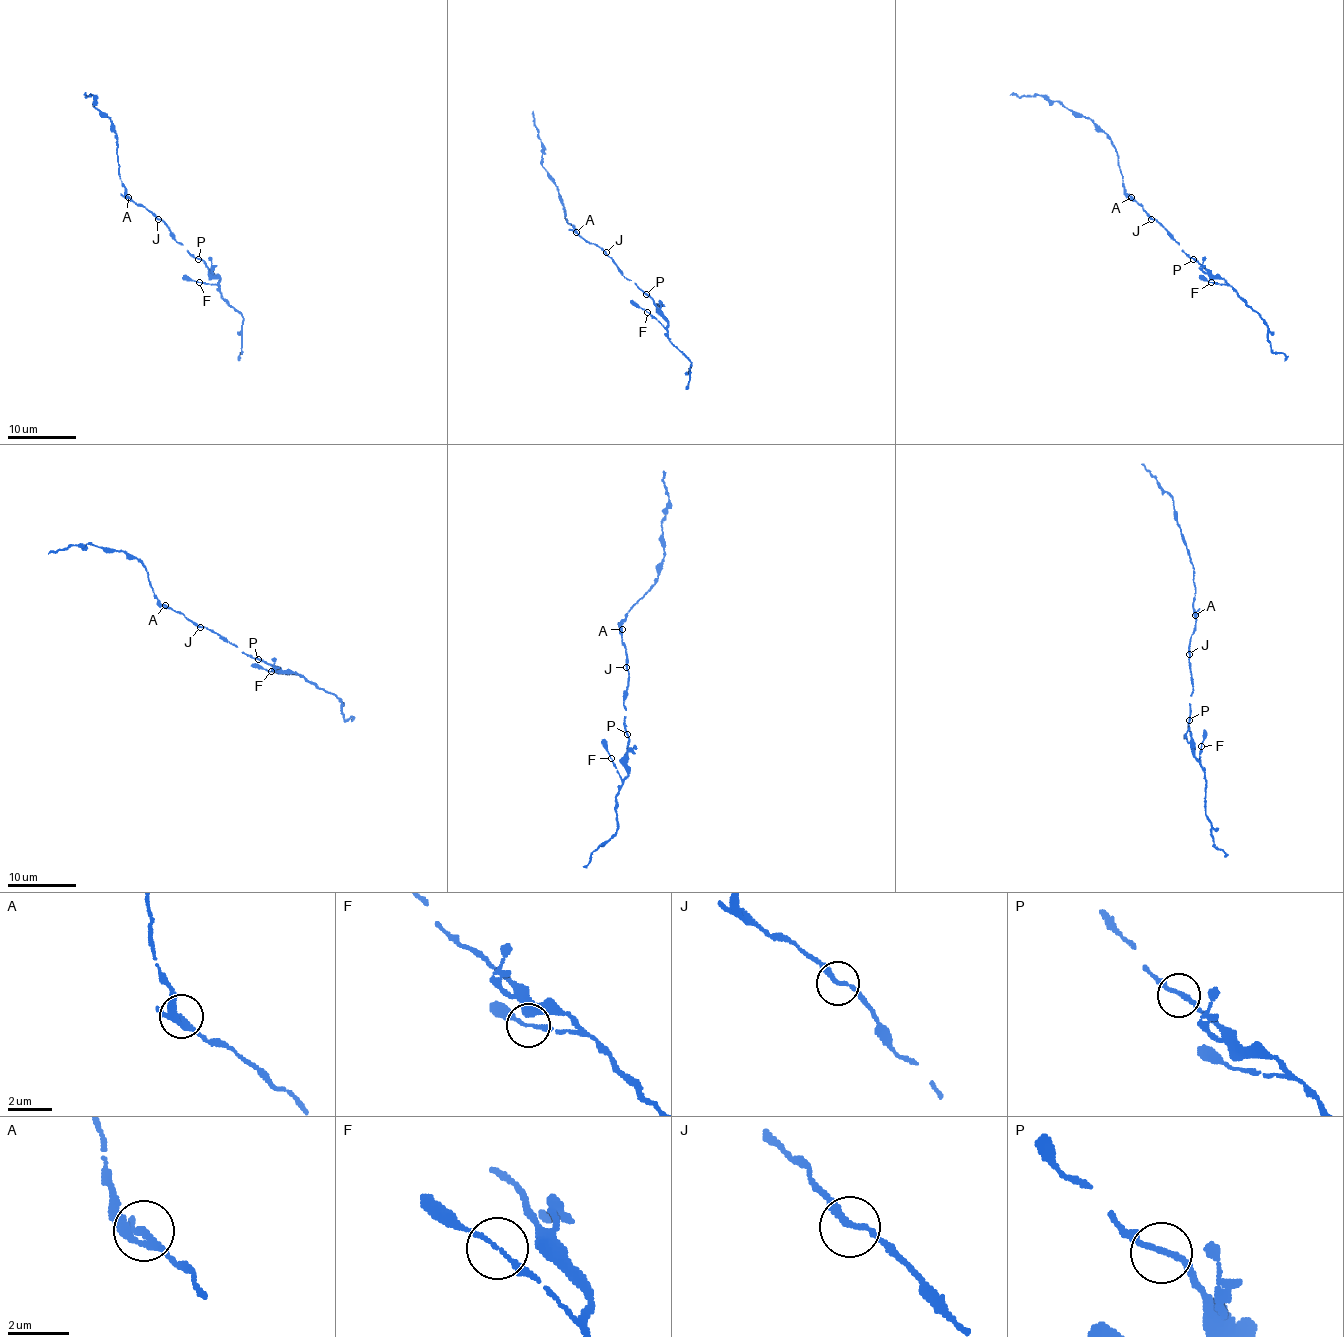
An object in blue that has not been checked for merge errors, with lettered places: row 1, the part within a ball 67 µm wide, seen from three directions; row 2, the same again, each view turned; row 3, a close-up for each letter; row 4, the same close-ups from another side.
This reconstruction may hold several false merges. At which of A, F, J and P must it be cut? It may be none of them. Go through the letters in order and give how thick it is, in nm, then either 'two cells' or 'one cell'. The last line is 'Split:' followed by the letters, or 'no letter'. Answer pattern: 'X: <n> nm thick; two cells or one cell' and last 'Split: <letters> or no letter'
A: 200 nm thick; one cell
F: 120 nm thick; one cell
J: 180 nm thick; one cell
P: 160 nm thick; one cell
Split: no letter

